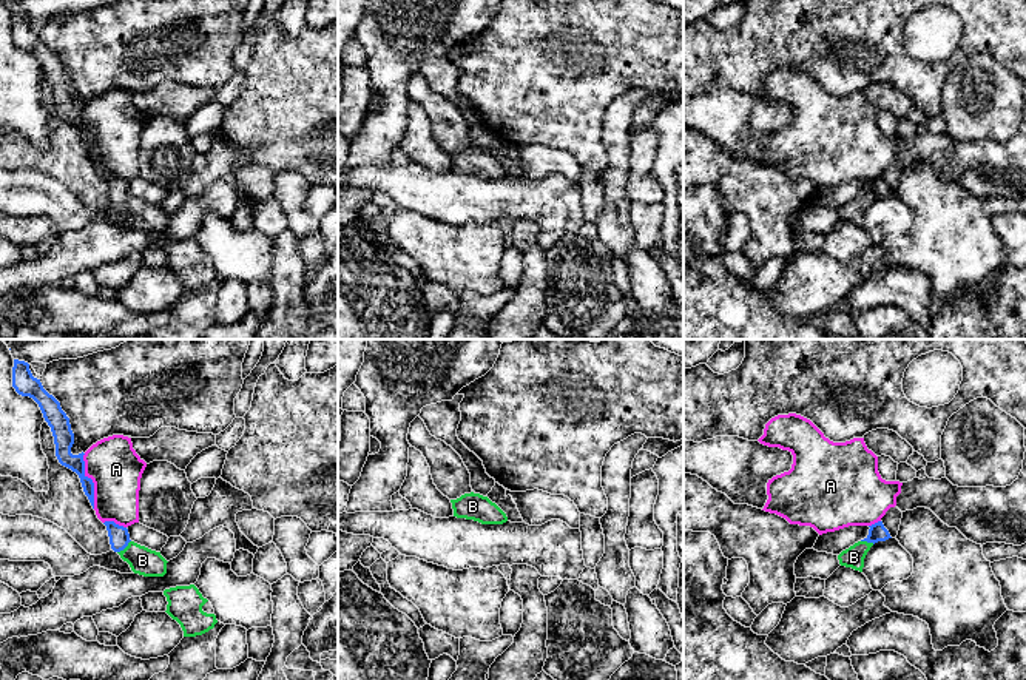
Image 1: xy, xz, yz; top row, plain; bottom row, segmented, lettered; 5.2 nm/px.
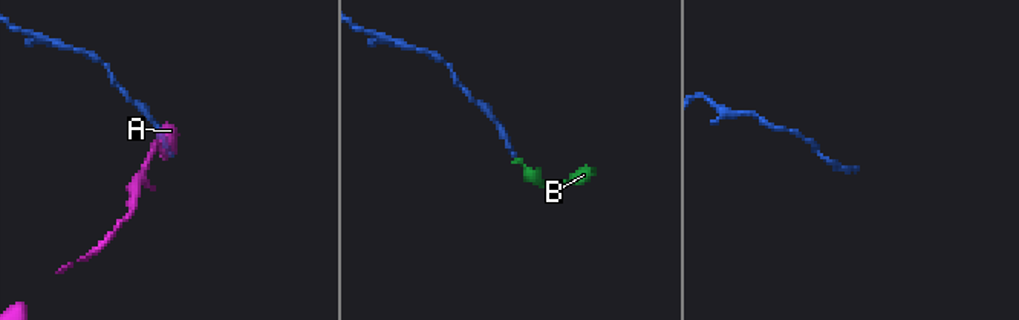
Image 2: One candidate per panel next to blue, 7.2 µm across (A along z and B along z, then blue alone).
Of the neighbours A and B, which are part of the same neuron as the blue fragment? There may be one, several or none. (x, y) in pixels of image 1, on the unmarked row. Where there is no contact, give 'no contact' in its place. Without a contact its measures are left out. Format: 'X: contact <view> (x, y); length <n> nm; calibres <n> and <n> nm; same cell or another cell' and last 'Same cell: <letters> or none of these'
A: contact xy (91, 136); length 300 nm; calibres 90 and 280 nm; another cell
B: contact xy (124, 202); length 100 nm; calibres 110 and 140 nm; same cell
Same cell: B

